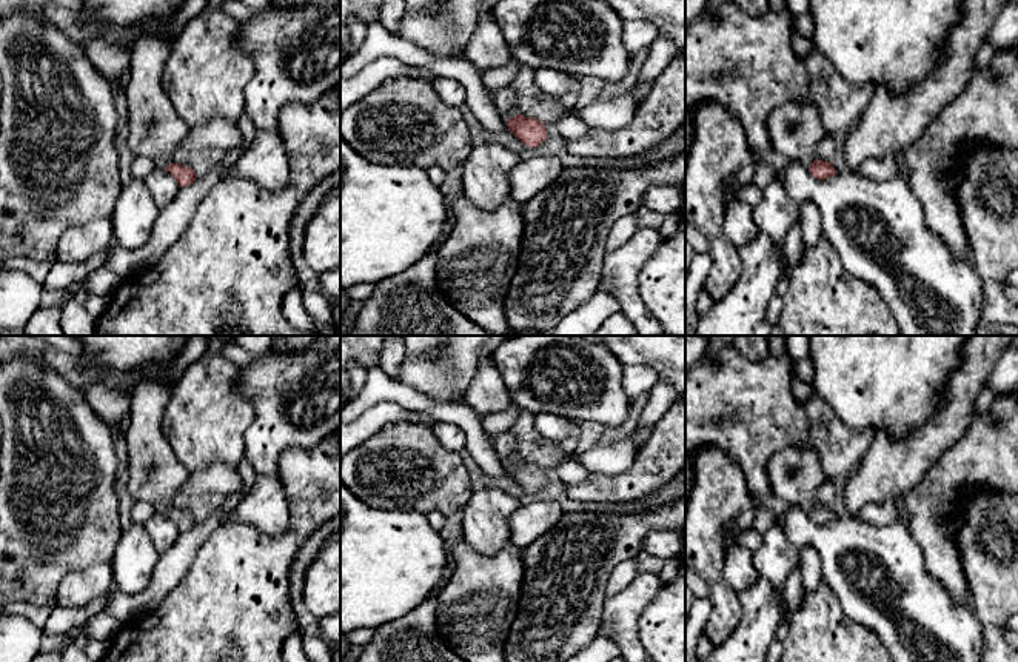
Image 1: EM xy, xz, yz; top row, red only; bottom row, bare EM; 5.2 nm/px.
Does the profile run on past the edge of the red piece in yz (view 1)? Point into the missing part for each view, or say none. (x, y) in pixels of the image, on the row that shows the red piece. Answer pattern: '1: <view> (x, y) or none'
1: yz (795, 130)

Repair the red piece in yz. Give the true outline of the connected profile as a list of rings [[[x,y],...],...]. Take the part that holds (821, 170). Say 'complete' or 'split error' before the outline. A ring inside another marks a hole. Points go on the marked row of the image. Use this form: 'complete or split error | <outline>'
split error | [[[807,102],[787,103],[769,119],[772,149],[805,165],[819,180],[838,174],[830,162],[816,159],[816,146],[825,135],[818,109]]]

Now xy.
split error | [[[159,35],[140,37],[131,52],[125,95],[128,100],[128,148],[136,157],[151,157],[180,185],[189,186],[196,174],[172,157],[189,132],[162,88],[162,71],[172,42]]]

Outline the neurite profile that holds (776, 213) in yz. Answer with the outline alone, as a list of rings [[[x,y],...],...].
[[[775,179],[762,189],[761,203],[753,206],[753,217],[759,229],[769,234],[781,249],[781,276],[776,294],[782,297],[790,286],[790,279],[785,276],[789,263],[782,246],[789,229],[799,219],[799,205],[787,194],[782,182]]]

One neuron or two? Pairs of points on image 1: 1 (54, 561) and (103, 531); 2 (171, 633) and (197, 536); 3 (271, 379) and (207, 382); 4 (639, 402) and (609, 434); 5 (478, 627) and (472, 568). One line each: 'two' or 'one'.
1: one
2: two
3: two
4: one
5: one

